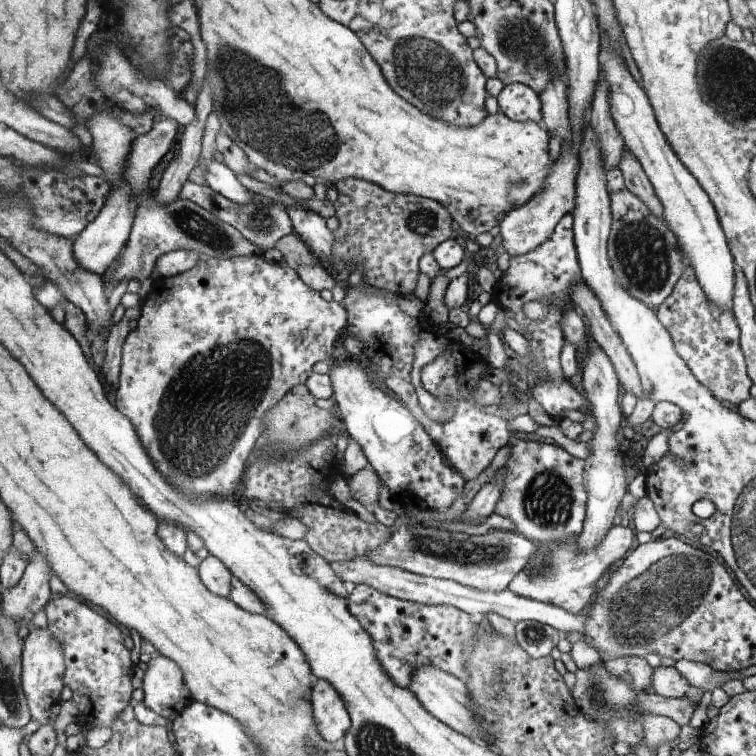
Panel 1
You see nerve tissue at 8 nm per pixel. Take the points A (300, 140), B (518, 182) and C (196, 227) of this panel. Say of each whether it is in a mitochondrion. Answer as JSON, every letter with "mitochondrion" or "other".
{"A":"mitochondrion","B":"mitochondrion","C":"mitochondrion"}

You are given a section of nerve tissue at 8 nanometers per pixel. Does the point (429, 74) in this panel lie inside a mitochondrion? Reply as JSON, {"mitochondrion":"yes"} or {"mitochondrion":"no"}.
{"mitochondrion":"yes"}

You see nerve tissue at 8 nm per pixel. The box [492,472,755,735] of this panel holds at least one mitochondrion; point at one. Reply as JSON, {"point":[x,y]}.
{"point":[670,589]}

